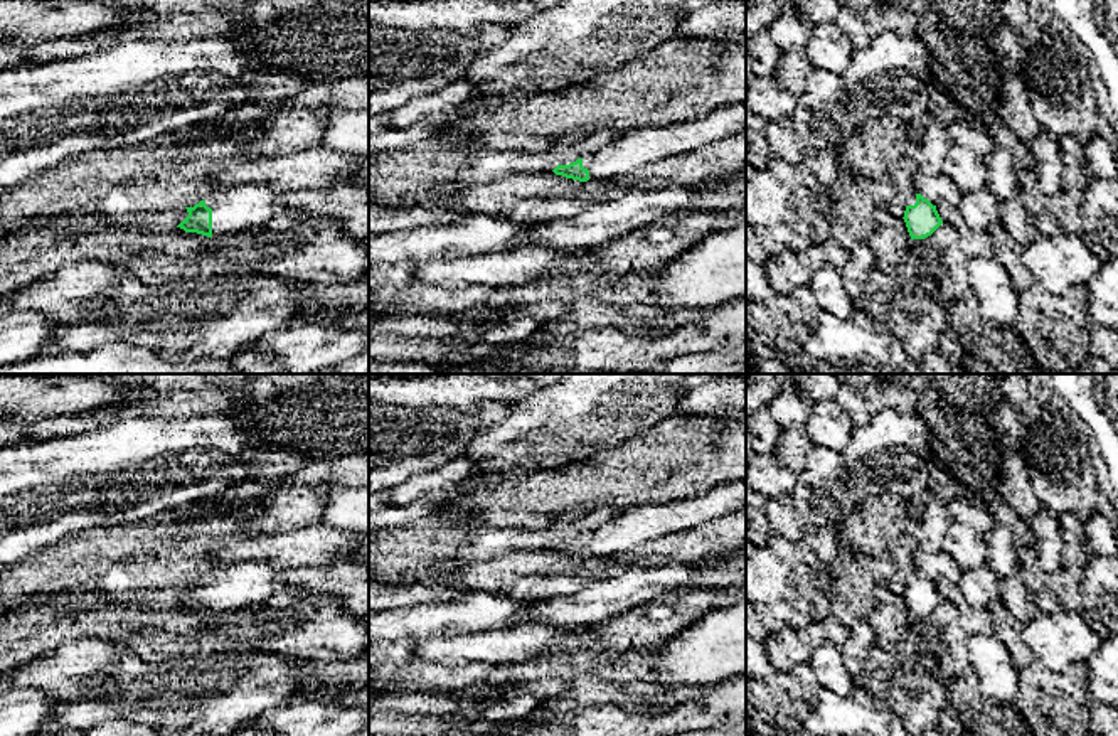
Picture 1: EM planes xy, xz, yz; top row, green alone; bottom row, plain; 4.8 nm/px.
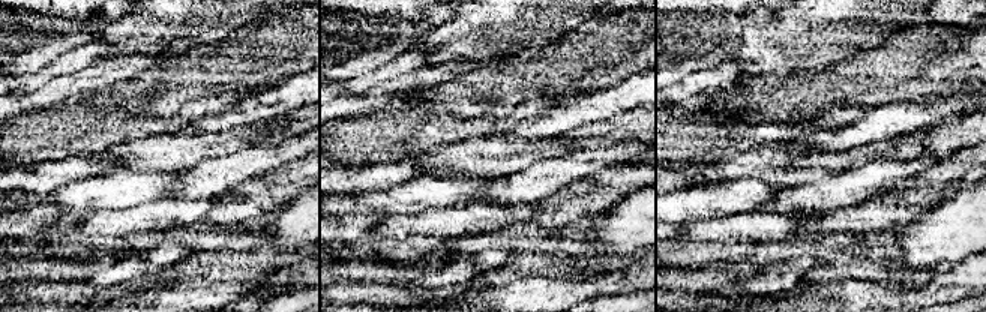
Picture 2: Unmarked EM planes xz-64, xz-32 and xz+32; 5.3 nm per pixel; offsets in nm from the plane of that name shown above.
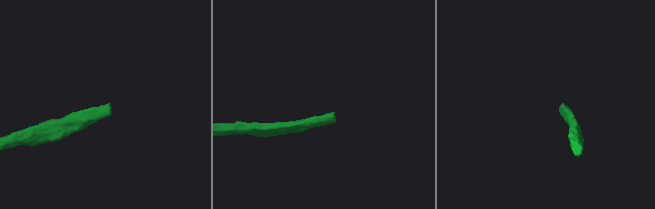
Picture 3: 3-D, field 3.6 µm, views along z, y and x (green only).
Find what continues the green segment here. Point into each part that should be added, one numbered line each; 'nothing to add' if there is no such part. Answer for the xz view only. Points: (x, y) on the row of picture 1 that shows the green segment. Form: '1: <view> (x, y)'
1: xz (627, 155)

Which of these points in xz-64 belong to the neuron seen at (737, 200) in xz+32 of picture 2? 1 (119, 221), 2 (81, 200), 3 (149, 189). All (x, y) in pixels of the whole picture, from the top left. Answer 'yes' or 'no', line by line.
1: no
2: yes
3: yes

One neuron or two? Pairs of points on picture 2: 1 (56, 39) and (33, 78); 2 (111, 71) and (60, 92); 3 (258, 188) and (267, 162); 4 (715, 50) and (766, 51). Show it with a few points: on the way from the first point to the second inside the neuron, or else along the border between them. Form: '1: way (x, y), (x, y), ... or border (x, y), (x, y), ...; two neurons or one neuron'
1: border (69, 50), (39, 69), (15, 77); two neurons
2: way (99, 75), (72, 86); one neuron
3: border (297, 159), (251, 177), (233, 189); two neurons
4: border (749, 23), (742, 44), (731, 57); two neurons

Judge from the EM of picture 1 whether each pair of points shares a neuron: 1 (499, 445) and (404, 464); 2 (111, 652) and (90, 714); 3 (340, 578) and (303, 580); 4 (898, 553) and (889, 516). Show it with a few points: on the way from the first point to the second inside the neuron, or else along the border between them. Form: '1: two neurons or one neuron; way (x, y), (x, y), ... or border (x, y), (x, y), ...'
1: two neurons; border (479, 425), (460, 455)
2: two neurons; border (127, 650), (113, 664), (105, 664), (100, 669)
3: one neuron; way (332, 580), (312, 580)
4: one neuron; way (894, 544), (889, 538), (889, 524)

